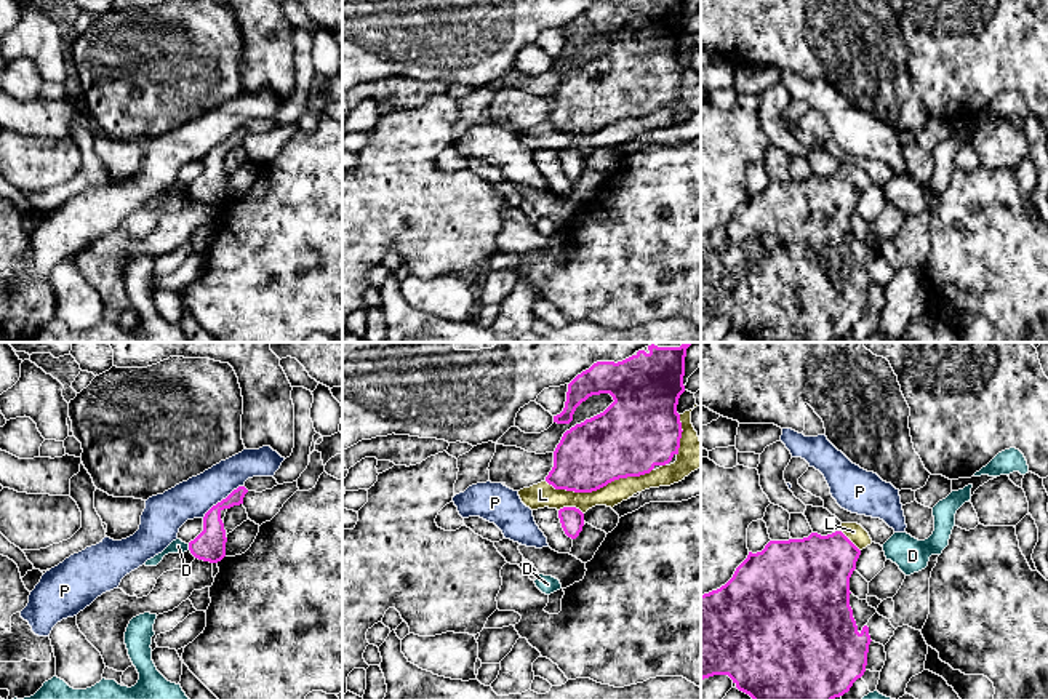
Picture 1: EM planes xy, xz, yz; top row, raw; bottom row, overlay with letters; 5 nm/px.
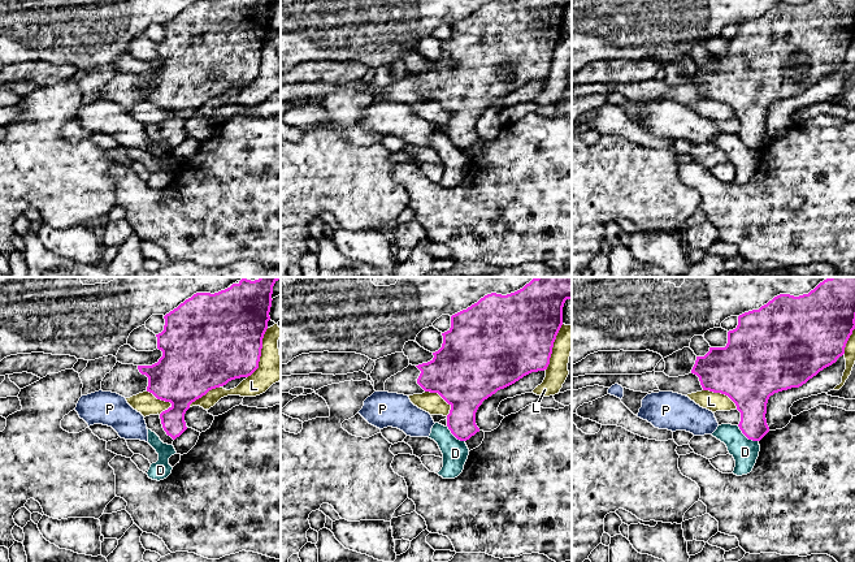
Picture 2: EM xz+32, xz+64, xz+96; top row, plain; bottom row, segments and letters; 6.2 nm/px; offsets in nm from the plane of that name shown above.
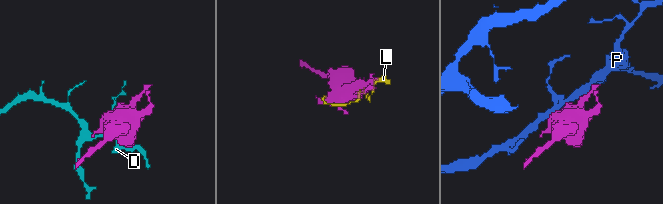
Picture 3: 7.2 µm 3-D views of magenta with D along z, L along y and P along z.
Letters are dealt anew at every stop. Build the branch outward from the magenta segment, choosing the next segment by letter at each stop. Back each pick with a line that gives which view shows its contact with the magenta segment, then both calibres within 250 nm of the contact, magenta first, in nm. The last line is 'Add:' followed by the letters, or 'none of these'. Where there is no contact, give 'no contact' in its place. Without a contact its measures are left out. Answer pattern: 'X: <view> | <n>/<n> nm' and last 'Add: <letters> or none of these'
Add: none of these

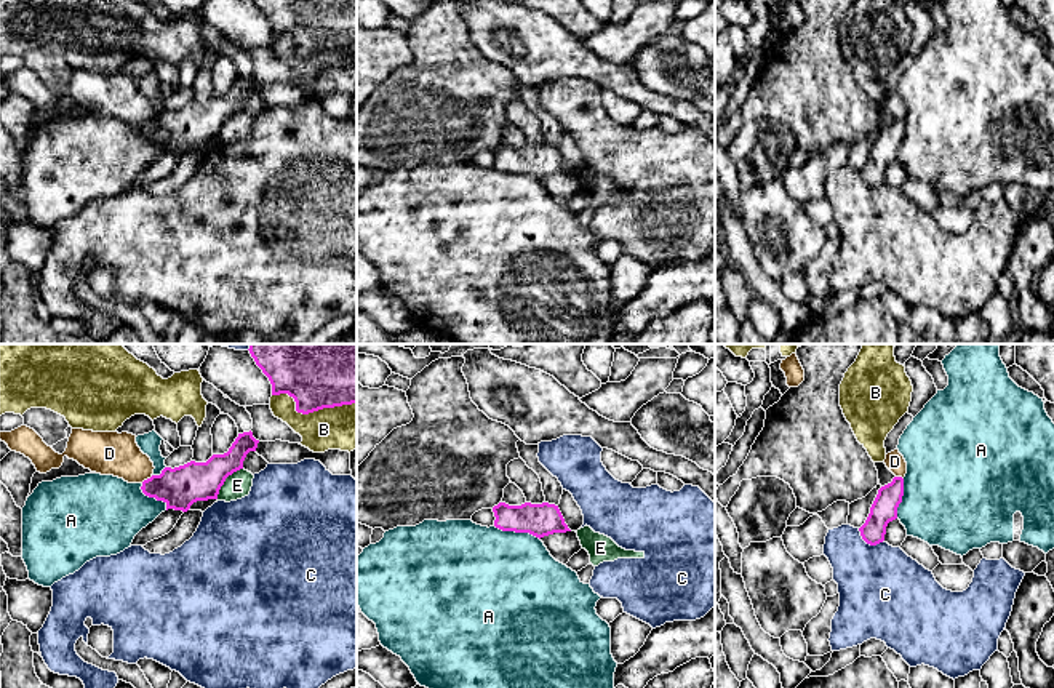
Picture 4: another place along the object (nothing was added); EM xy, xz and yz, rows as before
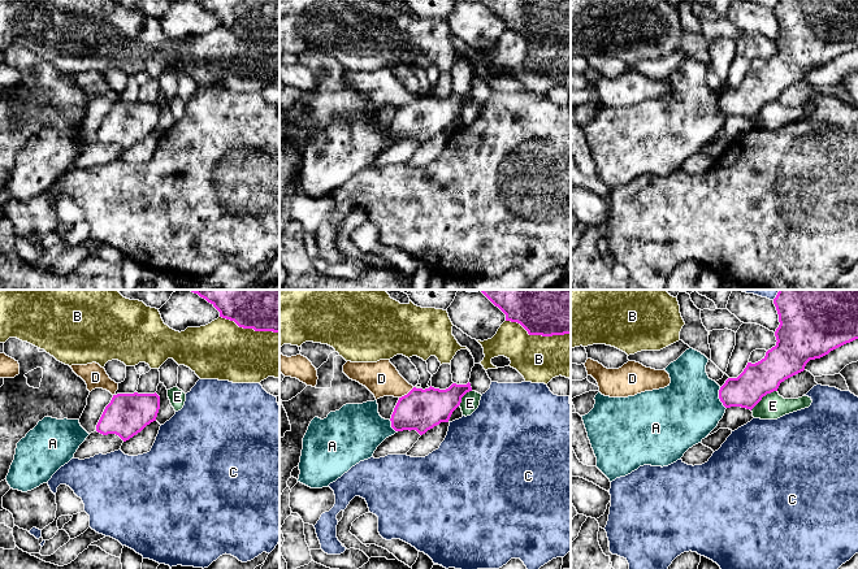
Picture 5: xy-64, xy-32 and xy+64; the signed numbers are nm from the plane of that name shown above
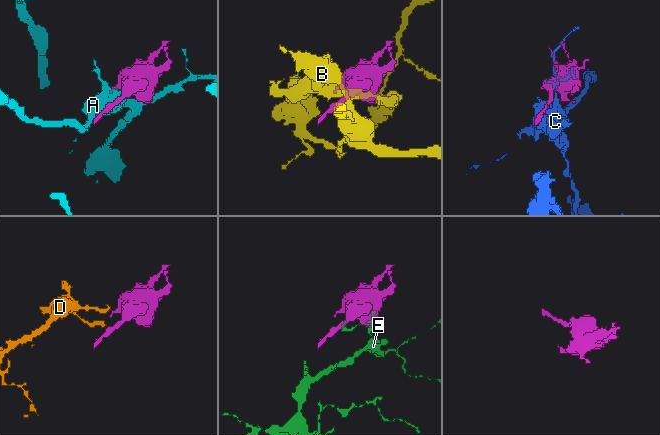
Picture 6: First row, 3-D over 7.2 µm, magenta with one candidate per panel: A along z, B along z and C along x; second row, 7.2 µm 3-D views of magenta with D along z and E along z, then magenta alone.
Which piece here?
Add: none of these

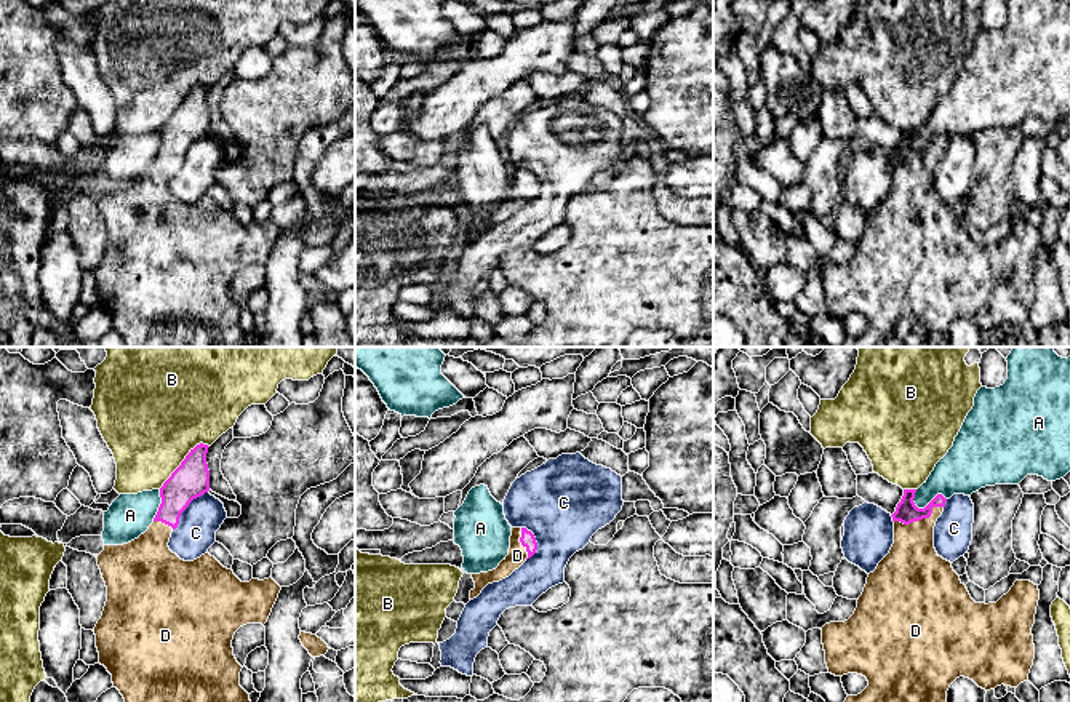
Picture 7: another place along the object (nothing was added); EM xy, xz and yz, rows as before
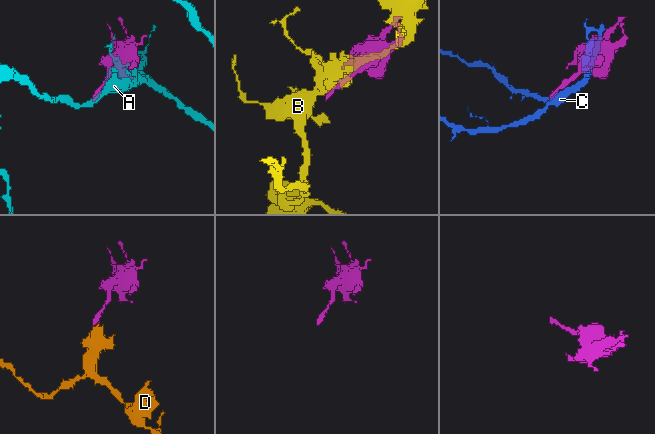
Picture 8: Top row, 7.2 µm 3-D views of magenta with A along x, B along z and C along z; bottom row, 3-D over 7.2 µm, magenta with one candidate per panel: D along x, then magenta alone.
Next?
D: yz | 110/280 nm
Add: D

